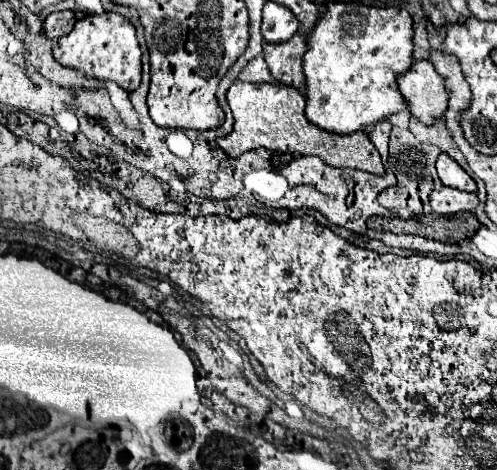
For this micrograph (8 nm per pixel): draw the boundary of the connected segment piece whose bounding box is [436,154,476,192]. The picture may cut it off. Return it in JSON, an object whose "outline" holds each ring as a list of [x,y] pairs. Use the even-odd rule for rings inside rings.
{"outline":[[[448,154],[438,156],[436,168],[438,168],[438,176],[444,186],[452,186],[452,188],[458,188],[464,192],[476,192],[476,182]]]}

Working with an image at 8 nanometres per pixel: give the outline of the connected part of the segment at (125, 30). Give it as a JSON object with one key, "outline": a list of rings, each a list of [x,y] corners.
{"outline":[[[116,12],[88,14],[76,22],[70,34],[62,36],[54,46],[54,58],[68,66],[84,72],[90,78],[100,82],[116,82],[124,90],[132,92],[140,86],[142,62],[140,62],[140,46],[136,40],[136,30],[128,18]]]}

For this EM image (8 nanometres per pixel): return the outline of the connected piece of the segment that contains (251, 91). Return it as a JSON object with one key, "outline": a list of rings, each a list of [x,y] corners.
{"outline":[[[238,80],[228,88],[228,104],[234,114],[234,130],[224,138],[216,138],[216,144],[232,158],[238,158],[246,150],[266,148],[272,152],[314,154],[320,156],[328,166],[356,168],[376,176],[384,174],[380,154],[376,152],[376,148],[372,148],[372,142],[364,132],[340,136],[314,126],[304,116],[306,98],[296,88],[282,84],[252,84]]]}

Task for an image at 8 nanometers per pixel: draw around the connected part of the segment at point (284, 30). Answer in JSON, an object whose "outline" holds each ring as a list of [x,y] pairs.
{"outline":[[[266,2],[262,8],[262,36],[266,42],[278,44],[292,38],[300,28],[298,18],[286,6]]]}

